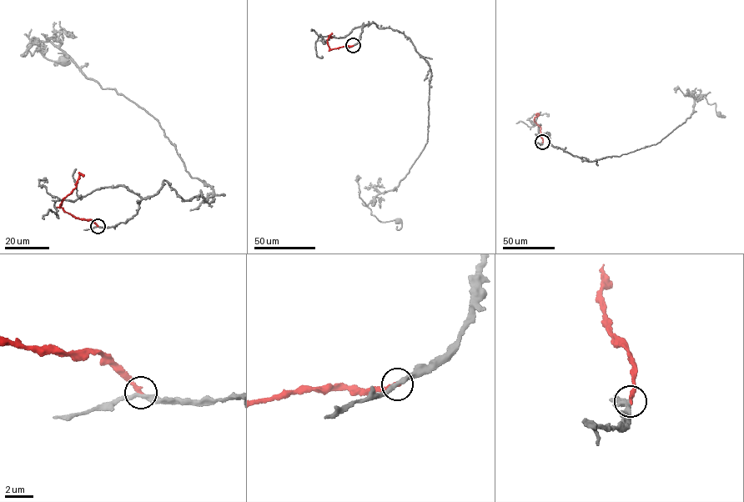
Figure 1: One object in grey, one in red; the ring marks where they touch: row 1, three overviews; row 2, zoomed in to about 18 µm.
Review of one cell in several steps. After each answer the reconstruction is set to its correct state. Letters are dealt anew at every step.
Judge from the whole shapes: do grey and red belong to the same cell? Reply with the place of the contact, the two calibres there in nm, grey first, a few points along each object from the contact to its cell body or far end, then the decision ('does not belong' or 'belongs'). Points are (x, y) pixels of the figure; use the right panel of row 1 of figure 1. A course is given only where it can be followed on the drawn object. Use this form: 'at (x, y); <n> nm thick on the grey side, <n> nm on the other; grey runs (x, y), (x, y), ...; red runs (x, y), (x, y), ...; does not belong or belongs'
at (542, 142); 300 nm thick on the grey side, 300 nm on the other; grey runs (542, 143), (537, 136), (550, 133), (554, 147), (592, 161), (656, 144), (690, 117), (700, 93), (718, 114); red runs (542, 143), (540, 128), (534, 121), (538, 113), (535, 115); does not belong

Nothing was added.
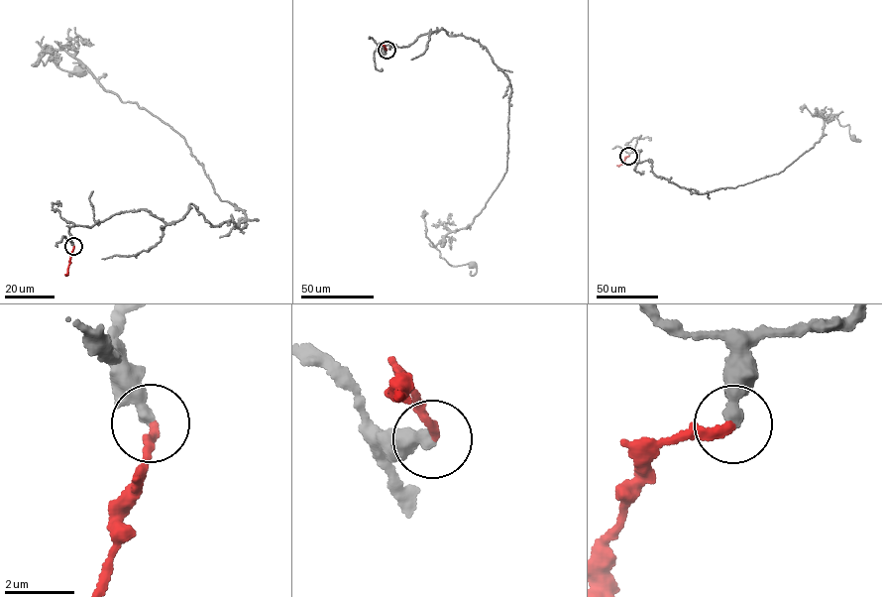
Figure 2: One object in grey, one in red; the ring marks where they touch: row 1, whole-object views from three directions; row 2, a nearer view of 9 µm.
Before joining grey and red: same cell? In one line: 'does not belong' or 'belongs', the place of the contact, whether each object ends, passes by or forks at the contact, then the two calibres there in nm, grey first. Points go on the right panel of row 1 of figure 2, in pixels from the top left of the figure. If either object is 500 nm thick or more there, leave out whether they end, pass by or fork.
belongs | (628, 156) | grey ends | red ends | 360/240 nm

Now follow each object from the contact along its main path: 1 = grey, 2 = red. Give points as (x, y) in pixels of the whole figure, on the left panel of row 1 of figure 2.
1: (74, 246), (70, 227), (141, 209), (246, 223), (185, 139), (42, 51), (79, 71)
2: (74, 246), (64, 275)

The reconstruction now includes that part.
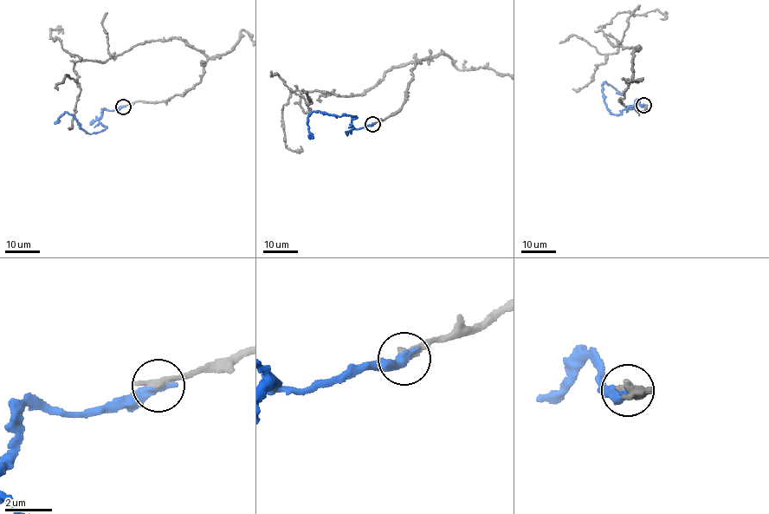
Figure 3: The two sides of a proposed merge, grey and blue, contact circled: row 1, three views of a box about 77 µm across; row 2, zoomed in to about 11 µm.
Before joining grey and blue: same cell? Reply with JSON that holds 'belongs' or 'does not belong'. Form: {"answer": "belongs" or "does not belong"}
{"answer": "does not belong"}

